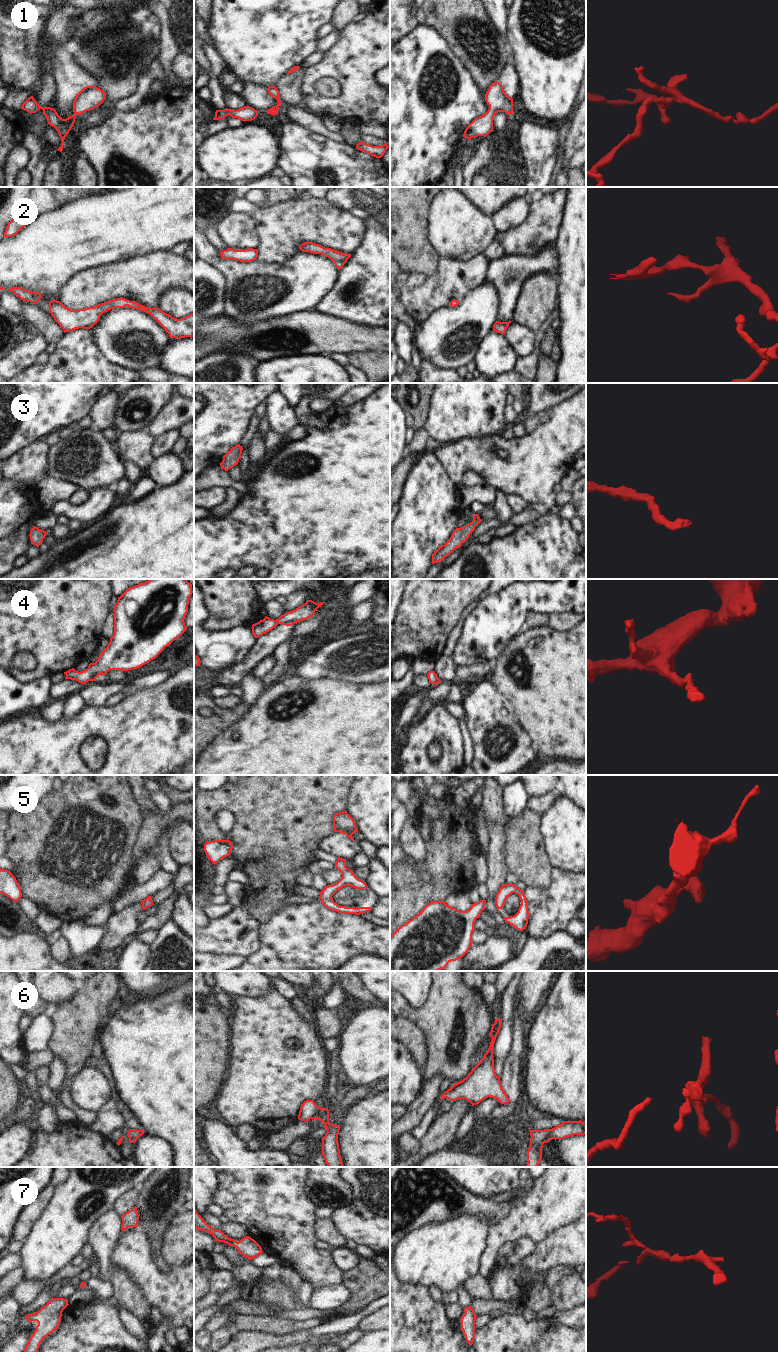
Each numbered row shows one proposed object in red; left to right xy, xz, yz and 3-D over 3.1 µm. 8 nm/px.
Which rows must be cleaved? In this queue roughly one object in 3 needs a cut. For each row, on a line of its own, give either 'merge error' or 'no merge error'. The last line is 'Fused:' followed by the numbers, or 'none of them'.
1: no merge error
2: no merge error
3: no merge error
4: no merge error
5: no merge error
6: no merge error
7: no merge error
Fused: none of them

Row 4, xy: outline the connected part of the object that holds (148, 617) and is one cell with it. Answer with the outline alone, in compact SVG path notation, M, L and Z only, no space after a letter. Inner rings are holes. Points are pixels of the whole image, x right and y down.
M149 579L128 588L114 606L114 634L108 646L99 655L95 663L90 663L82 672L74 668L64 672L65 679L76 680L82 685L88 681L95 681L99 675L106 675L109 670L129 671L137 669L155 659L165 647L178 639L187 629L184 619L188 612L189 599L192 595L192 584L186 579Z

